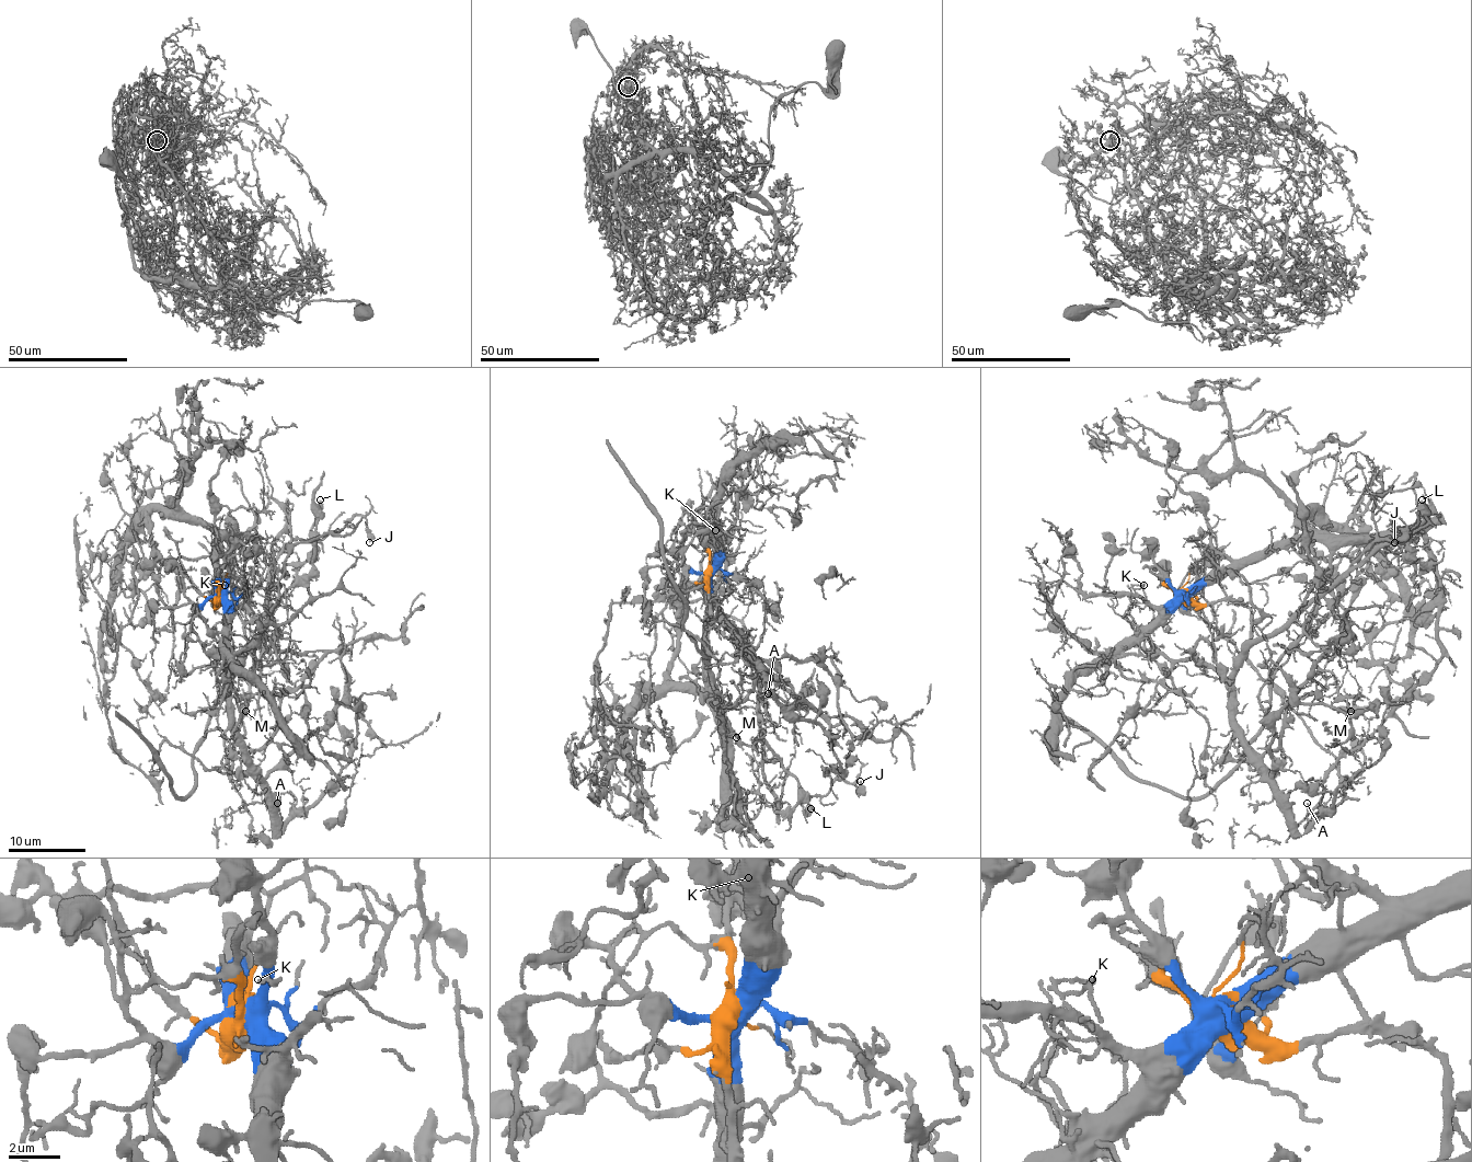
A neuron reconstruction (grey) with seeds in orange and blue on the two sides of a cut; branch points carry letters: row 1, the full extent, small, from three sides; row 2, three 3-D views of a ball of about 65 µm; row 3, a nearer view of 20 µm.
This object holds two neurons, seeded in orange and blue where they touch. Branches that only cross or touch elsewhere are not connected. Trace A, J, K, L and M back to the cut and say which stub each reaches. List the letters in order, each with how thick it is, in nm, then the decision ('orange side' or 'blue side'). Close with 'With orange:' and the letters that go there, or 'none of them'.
A: 150 nm | orange side
J: 240 nm | orange side
K: 170 nm | blue side
L: 420 nm | orange side
M: 130 nm | blue side
With orange: A, J, L

